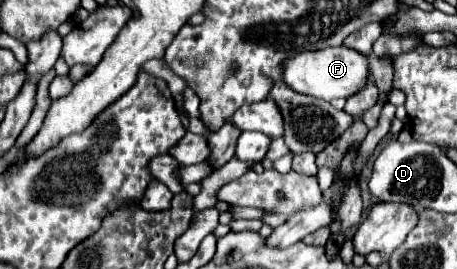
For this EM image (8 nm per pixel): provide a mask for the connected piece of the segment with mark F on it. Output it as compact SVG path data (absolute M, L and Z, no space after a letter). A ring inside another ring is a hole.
M327 47L321 51L303 51L301 55L293 55L293 59L285 59L283 81L297 93L317 97L317 99L347 99L365 87L369 79L369 59L349 47Z

